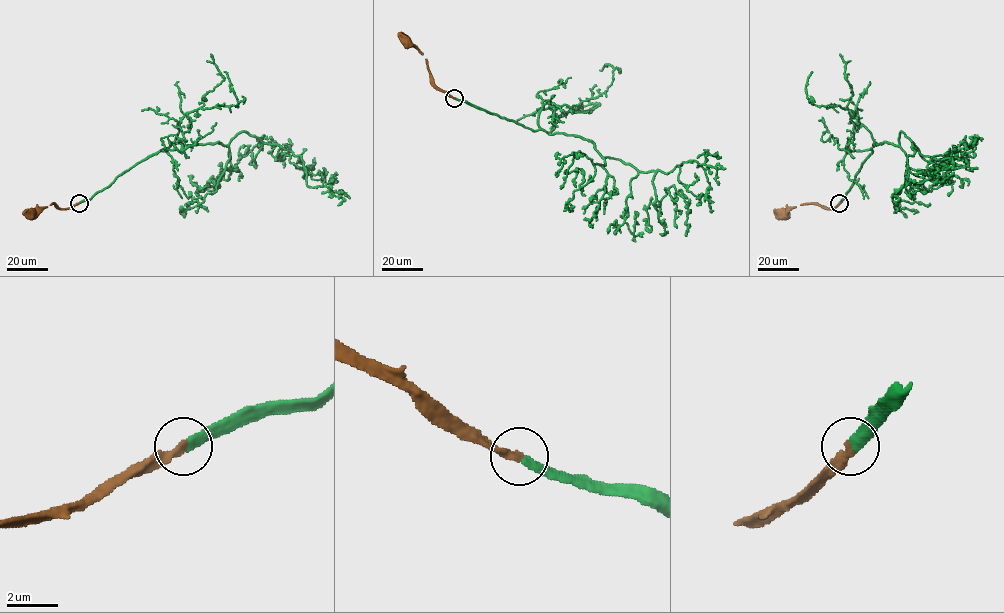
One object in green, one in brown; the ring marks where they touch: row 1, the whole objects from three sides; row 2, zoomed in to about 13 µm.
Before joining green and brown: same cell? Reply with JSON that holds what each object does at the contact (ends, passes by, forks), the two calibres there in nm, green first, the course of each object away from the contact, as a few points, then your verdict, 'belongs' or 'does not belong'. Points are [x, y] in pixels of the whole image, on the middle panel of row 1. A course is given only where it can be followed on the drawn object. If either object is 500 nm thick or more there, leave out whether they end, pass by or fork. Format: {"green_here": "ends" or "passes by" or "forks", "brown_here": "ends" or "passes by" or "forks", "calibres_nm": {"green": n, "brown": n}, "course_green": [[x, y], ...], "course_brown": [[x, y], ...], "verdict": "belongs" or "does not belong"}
{"green_here": "ends", "brown_here": "ends", "calibres_nm": {"green": 280, "brown": 320}, "course_green": [[455, 98], [534, 130], [589, 140], [602, 157], [640, 171], [668, 173], [696, 161], [709, 183], [711, 212]], "course_brown": [[454, 98], [434, 84], [427, 60], [408, 38], [405, 39]], "verdict": "belongs"}

